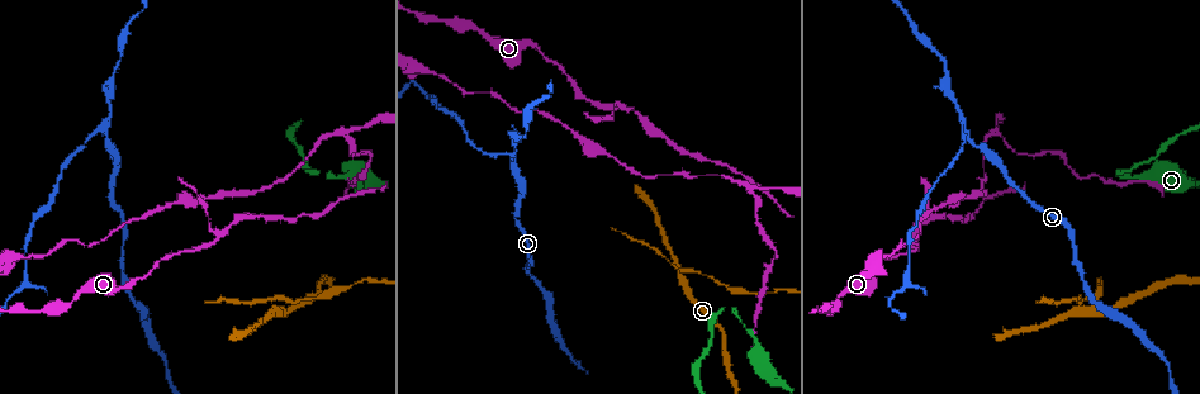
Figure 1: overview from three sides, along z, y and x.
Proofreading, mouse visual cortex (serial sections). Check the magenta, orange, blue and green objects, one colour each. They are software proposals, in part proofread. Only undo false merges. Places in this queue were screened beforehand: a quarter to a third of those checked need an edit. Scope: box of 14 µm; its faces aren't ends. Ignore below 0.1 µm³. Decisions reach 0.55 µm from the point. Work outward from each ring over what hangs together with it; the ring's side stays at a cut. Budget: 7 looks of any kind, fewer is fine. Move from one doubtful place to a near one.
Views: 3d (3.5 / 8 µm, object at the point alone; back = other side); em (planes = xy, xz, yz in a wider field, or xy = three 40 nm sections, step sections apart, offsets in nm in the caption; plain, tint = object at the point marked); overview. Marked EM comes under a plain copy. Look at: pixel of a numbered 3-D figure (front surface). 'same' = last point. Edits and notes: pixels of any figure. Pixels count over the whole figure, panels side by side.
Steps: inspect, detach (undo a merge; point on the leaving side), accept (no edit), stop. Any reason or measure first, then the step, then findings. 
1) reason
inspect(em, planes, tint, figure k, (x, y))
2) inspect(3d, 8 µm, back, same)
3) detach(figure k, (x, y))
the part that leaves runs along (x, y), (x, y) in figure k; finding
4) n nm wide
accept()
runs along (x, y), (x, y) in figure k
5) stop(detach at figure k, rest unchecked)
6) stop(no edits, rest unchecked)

thin neck
inspect(3d, 3.5 µm, figure 1, (1118, 172))

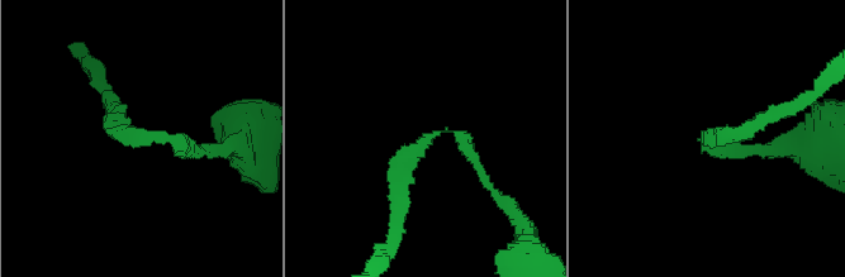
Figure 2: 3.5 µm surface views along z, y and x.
need the tissue
inspect(em, xy, step 2, tint, figure 2, (158, 143))

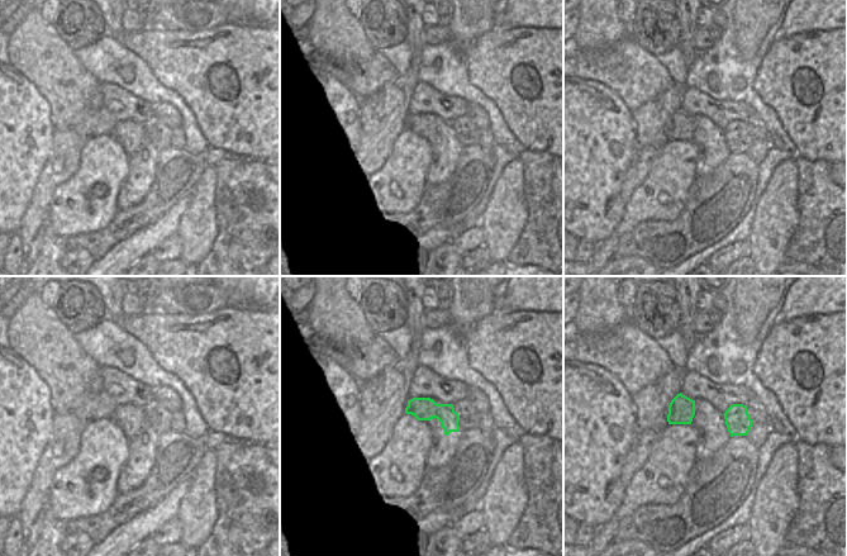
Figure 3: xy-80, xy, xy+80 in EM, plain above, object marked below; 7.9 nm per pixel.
accept()
continuous, no second cell

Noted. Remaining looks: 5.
three-way junction
inspect(3d, 8 µm, figure 1, (274, 311))

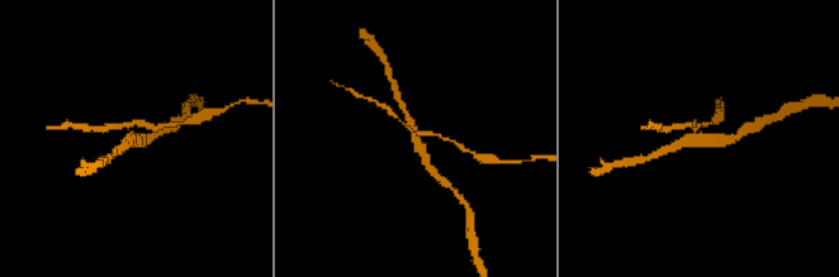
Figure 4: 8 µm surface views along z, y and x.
zoom in
inspect(3d, 3.5 µm, figure 4, (699, 134))

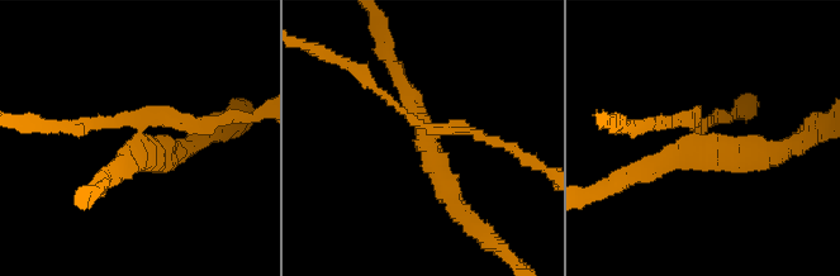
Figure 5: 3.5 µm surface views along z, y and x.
shape alone is not enough
inspect(em, planes, tint, figure 5, (429, 135))

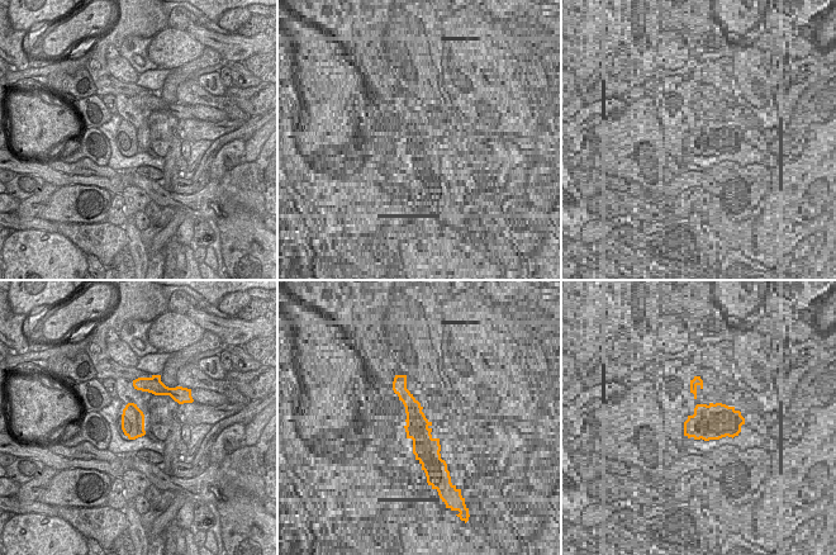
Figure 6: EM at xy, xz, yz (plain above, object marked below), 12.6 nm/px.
detach(figure 5, (183, 122))
the part that leaves runs along (140, 128), (151, 115), (248, 115) in figure 5; two cells meet here

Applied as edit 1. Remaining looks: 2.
stop(detach at figure 5, rest unchecked)

